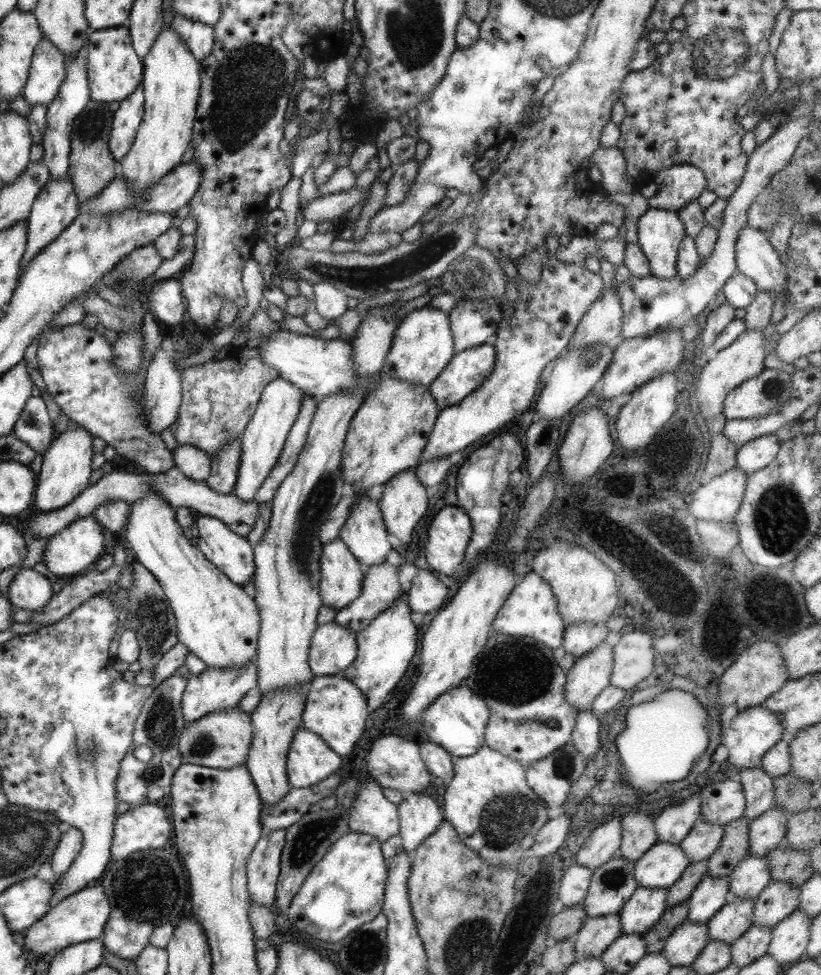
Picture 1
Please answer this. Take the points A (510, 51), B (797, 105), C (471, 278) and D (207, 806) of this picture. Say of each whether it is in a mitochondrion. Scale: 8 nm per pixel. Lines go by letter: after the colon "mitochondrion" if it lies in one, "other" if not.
A: other
B: other
C: mitochondrion
D: other

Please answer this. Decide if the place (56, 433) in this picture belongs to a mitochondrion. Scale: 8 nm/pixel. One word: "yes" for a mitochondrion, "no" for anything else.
no

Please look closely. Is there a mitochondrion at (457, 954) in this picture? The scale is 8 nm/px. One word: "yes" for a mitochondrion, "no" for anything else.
yes

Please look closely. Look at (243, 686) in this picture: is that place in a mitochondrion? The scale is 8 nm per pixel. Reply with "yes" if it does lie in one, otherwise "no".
no

